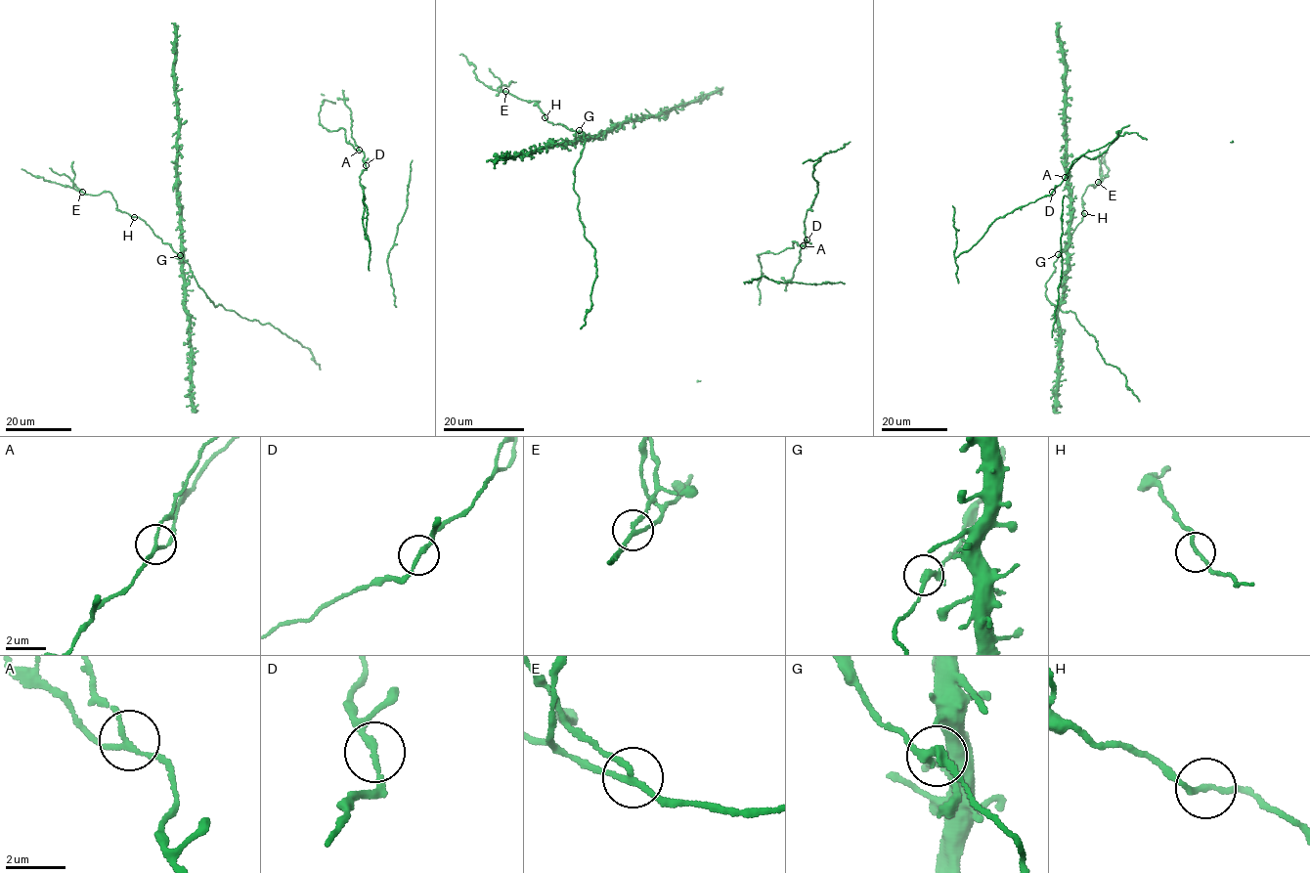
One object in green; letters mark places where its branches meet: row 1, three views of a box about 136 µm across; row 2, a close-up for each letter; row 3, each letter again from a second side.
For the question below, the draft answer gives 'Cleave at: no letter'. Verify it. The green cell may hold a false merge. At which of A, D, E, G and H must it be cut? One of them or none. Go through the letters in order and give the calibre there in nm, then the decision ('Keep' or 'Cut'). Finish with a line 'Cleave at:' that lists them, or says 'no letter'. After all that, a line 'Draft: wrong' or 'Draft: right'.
A: Thickness 140 nm. Keep
D: Thickness 200 nm. Keep
E: Thickness 180 nm. Cut
G: Thickness 190 nm. Keep
H: Thickness 170 nm. Keep
Cleave at: E
Draft: wrong

